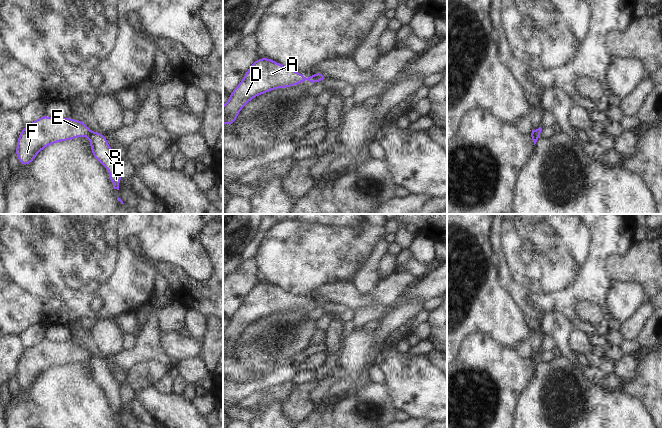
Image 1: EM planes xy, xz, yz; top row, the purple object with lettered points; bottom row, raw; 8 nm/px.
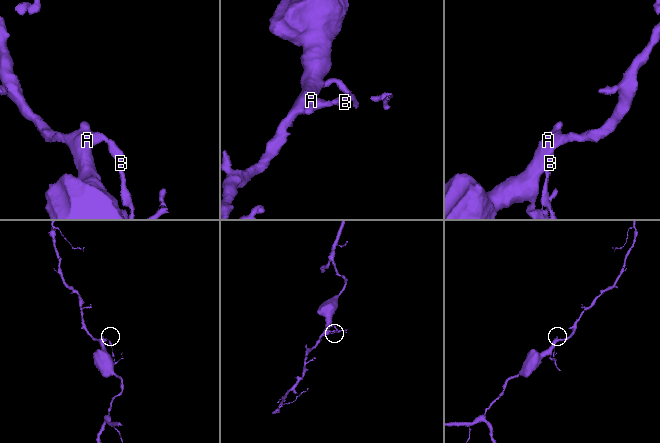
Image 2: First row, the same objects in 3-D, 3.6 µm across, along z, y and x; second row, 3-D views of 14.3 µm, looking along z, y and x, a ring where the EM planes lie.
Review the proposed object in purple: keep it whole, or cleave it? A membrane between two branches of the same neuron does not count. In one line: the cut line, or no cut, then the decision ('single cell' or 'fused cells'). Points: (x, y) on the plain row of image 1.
xy (92, 356), (88, 361) | fused cells

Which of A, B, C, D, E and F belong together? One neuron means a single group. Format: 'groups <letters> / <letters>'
groups A D E F / B C

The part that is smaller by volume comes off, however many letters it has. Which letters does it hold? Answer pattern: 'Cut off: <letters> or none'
Cut off: B, C

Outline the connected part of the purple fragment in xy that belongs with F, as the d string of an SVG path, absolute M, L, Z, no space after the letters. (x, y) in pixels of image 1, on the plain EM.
M43 339L25 349L19 358L15 377L21 389L28 390L46 370L72 364L81 359L89 362L91 357L91 354L80 343L77 345L69 341L54 343Z

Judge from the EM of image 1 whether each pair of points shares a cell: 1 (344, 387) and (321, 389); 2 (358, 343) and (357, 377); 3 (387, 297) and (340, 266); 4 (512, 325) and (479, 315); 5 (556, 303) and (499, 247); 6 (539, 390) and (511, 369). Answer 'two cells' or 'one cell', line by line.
1: two cells
2: one cell
3: two cells
4: one cell
5: one cell
6: two cells

